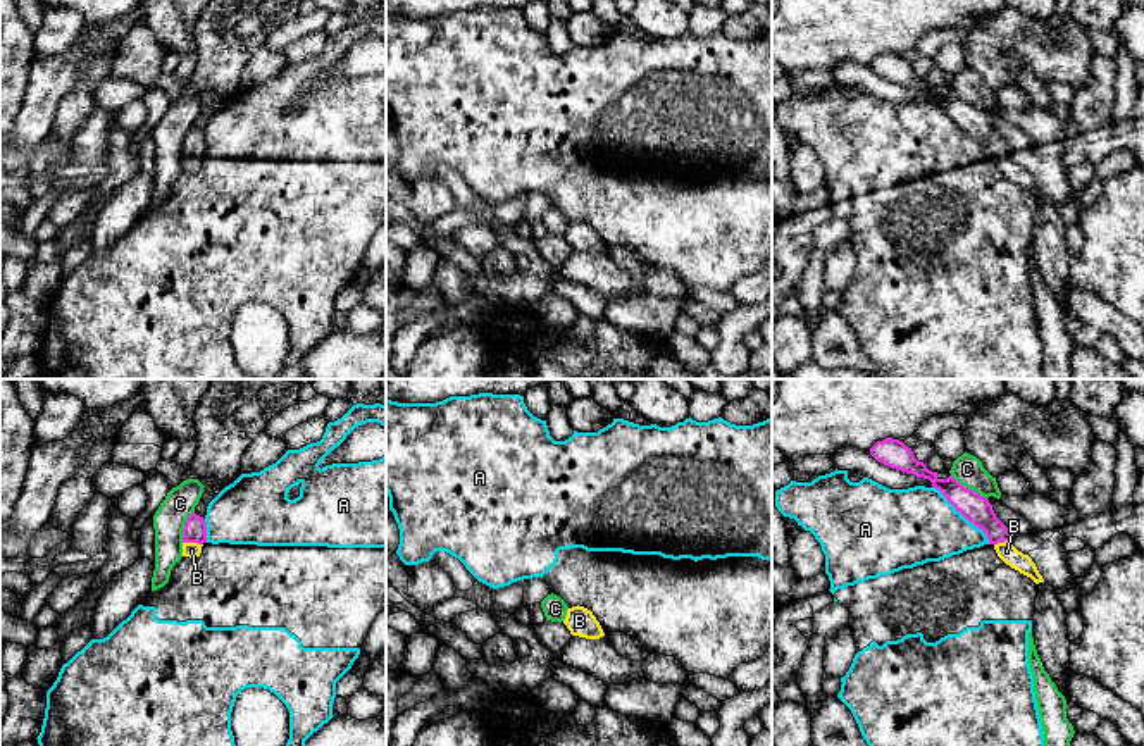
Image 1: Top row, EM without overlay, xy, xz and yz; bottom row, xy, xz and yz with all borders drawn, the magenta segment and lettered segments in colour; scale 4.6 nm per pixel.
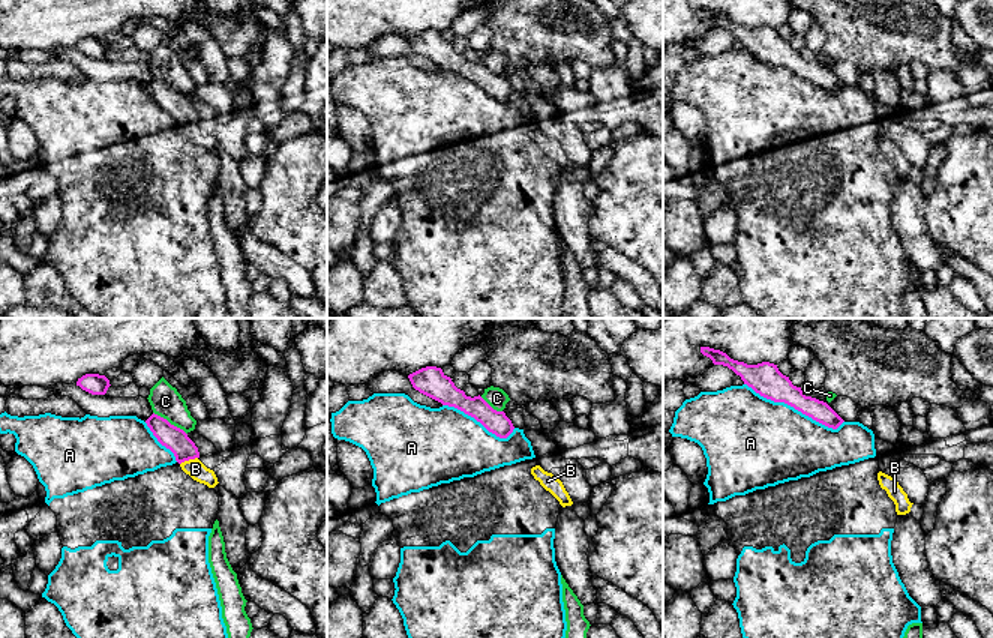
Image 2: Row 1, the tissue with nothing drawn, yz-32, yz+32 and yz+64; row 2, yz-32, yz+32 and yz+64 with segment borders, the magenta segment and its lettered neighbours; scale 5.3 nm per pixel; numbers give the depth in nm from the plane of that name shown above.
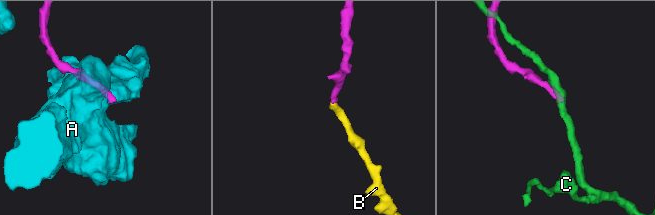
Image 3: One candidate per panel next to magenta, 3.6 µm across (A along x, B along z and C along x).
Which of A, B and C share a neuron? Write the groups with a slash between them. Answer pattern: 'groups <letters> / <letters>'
groups A / B / C

